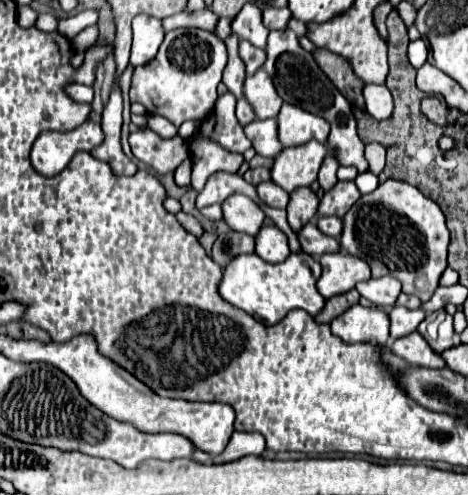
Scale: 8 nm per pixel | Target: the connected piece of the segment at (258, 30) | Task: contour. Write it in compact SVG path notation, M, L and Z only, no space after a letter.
M246 3L232 19L232 31L238 35L238 39L248 39L260 49L266 45L268 29L262 25L262 11L254 3Z

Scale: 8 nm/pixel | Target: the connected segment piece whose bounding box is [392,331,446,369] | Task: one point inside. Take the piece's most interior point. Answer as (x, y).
(413, 348)

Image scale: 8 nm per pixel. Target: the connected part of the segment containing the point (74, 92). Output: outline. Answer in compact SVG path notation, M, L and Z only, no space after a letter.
M68 85L66 87L66 93L78 101L78 103L92 103L92 87L86 87L86 85Z

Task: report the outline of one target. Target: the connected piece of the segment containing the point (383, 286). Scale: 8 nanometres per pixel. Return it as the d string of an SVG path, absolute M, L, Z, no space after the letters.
M380 277L380 279L368 279L356 285L358 293L362 297L366 297L370 303L378 305L378 307L386 307L386 305L394 305L398 293L400 293L400 283L394 277Z

